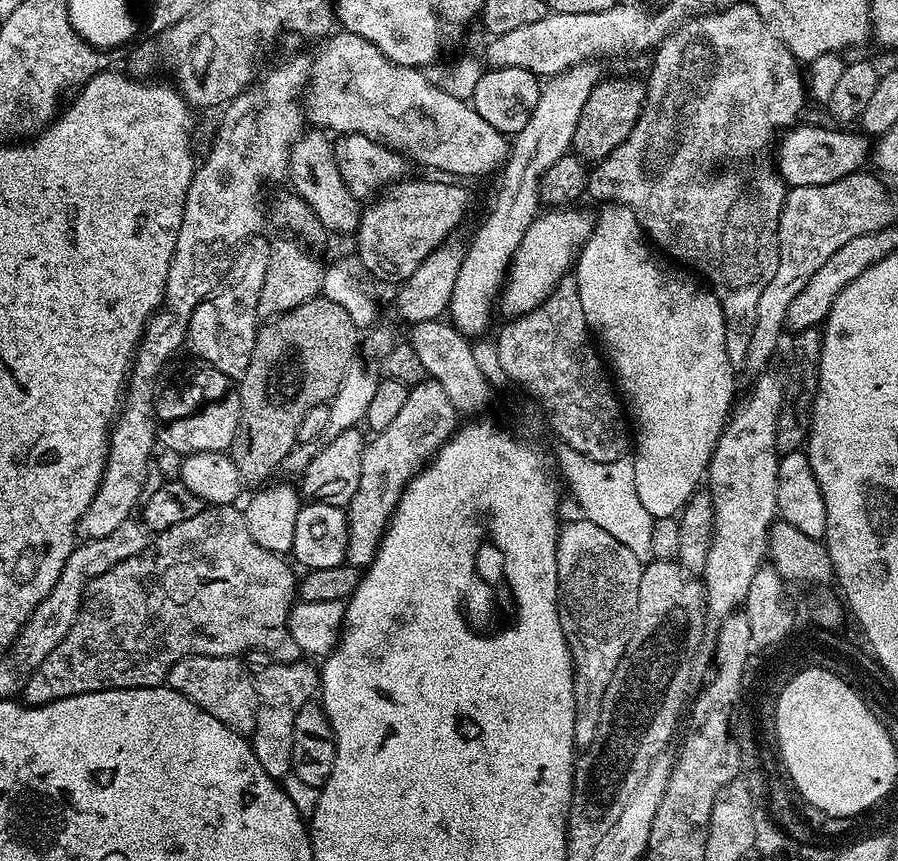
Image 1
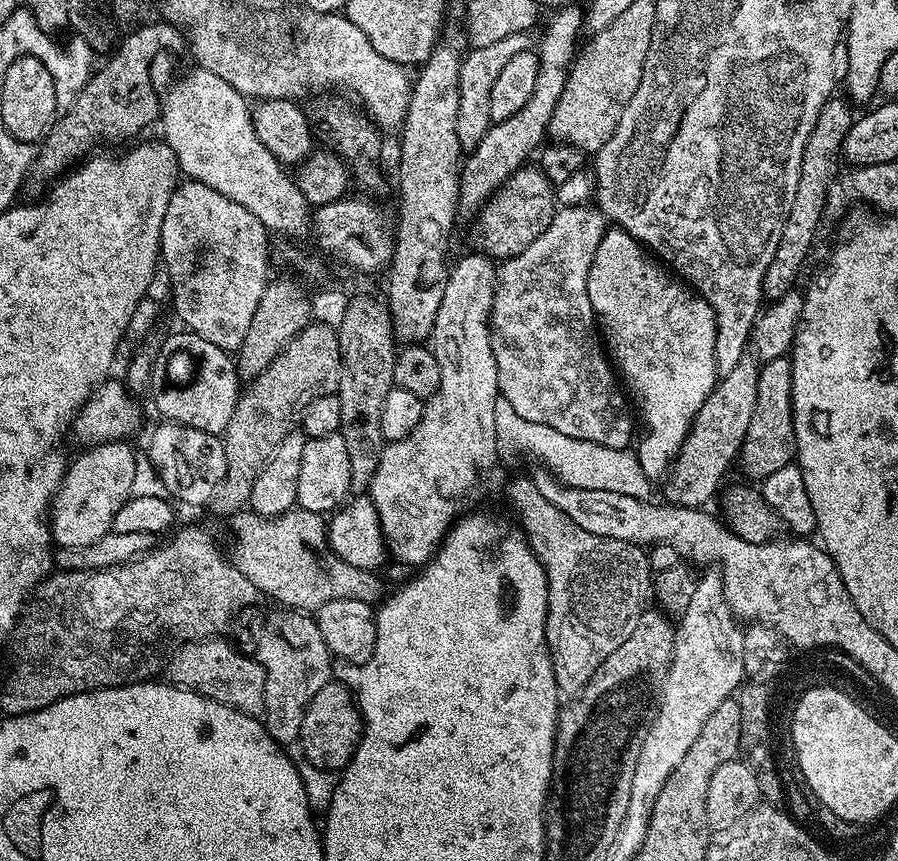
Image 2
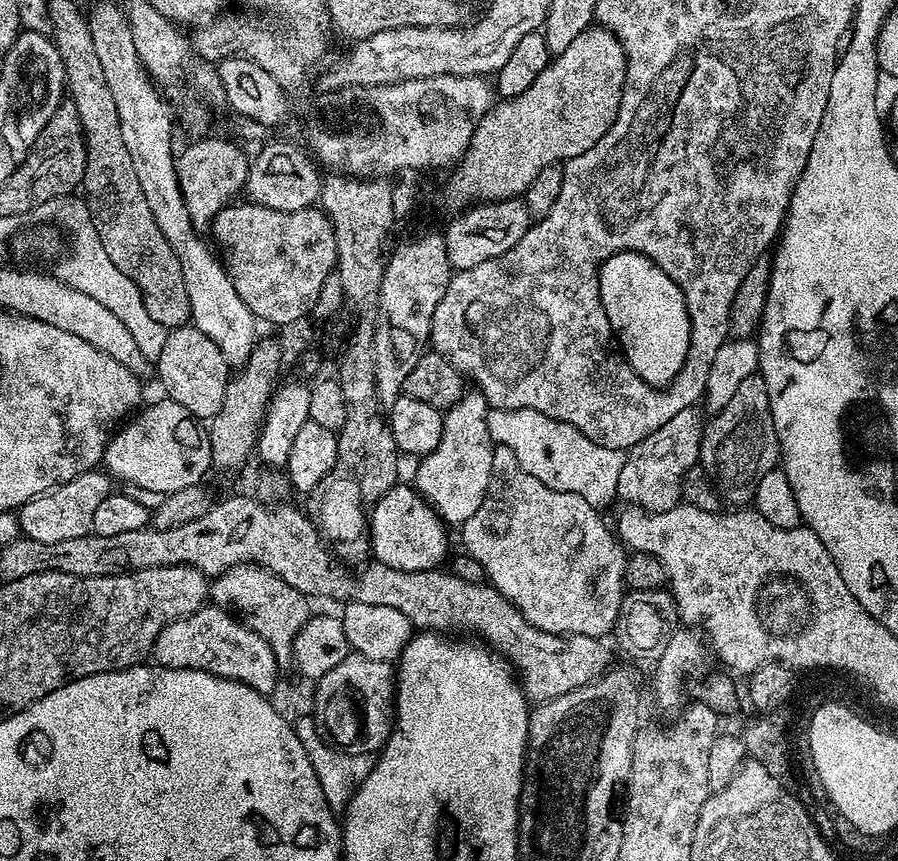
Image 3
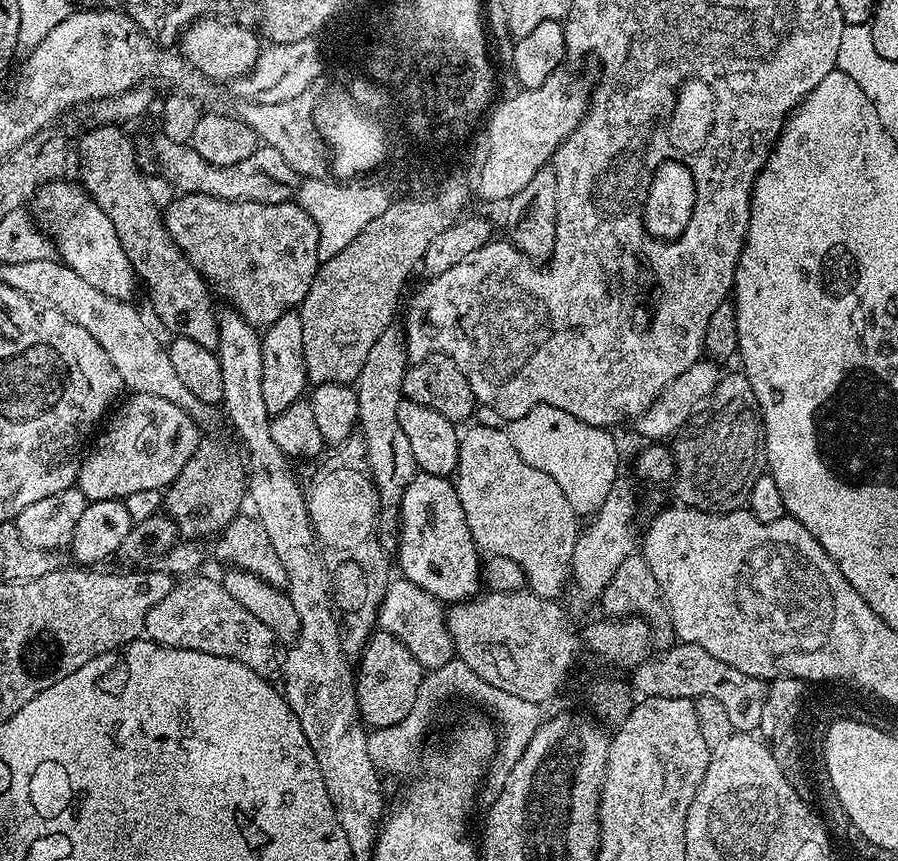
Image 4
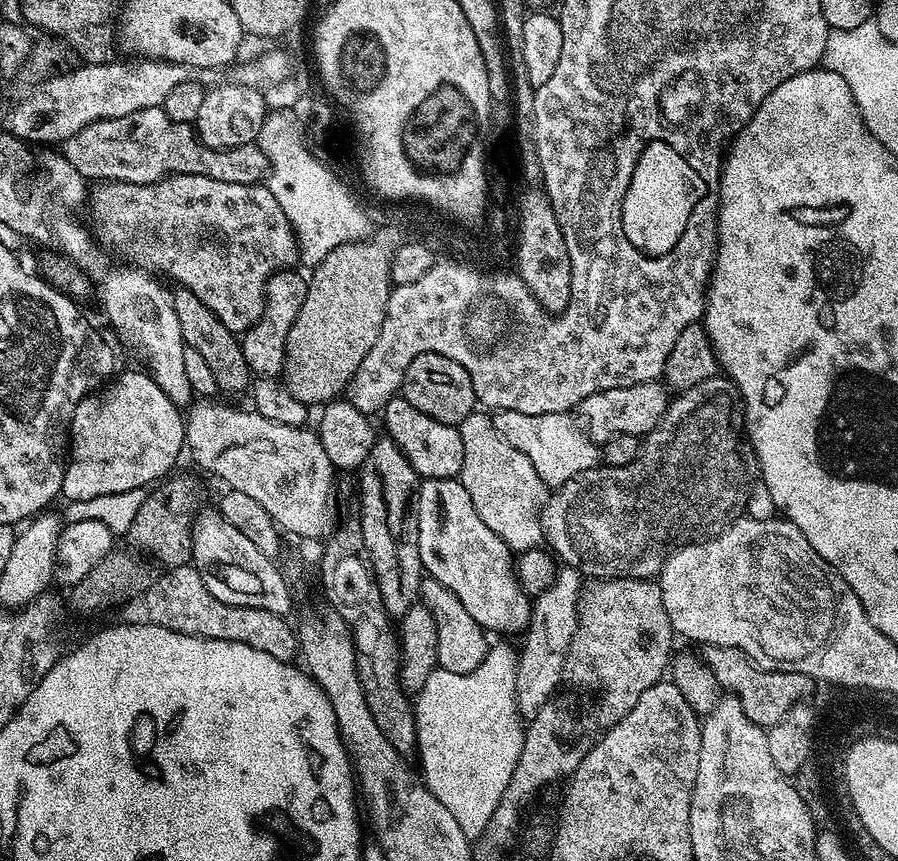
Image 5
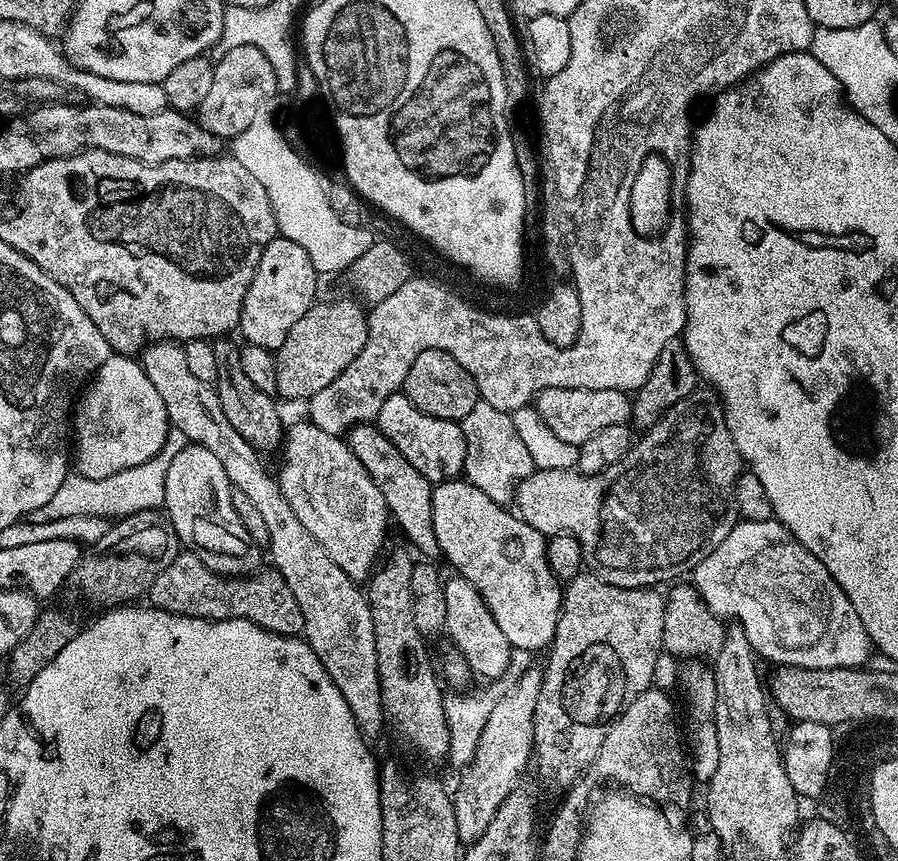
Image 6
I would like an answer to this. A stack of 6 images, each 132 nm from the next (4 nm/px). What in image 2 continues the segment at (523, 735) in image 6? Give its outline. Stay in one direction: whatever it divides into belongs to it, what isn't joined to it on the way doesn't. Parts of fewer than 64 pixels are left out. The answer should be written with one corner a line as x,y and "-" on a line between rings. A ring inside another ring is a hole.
745,354
742,358
738,358
738,366
734,366
734,370
730,370
730,374
717,379
714,390
706,398
706,402
702,402
702,410
698,410
688,437
682,442
680,452
676,455
675,460
671,461
666,473
666,479
663,481
663,484
665,483
663,499
667,503
674,504
677,508
703,509
707,505
704,503
716,491
718,491
717,493
721,491
720,483
723,482
728,467
731,464
733,467
734,461
739,457
740,447
744,444
744,438
750,426
750,418
754,418
761,367
761,361
757,360
755,356

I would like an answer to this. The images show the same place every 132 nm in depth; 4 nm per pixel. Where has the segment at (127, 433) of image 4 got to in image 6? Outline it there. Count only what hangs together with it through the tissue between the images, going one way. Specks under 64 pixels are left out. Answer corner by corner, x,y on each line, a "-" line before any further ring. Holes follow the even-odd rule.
111,353
85,385
74,408
72,426
74,470
77,475
84,476
88,480
108,478
120,470
130,469
131,466
149,461
154,454
160,452
170,431
166,406
163,405
158,390
146,376
143,365
135,357
125,353

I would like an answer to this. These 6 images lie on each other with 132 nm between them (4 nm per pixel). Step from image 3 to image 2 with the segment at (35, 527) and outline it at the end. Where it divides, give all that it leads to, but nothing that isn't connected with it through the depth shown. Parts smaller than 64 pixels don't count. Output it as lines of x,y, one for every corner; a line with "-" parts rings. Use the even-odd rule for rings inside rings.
113,440
107,444
91,445
77,460
69,463
58,490
52,496
50,505
50,531
53,545
62,548
74,546
90,546
98,542
107,532
112,531
114,514
122,510
122,506
130,499
134,486
134,462
138,455
137,449
131,448
131,443
122,440

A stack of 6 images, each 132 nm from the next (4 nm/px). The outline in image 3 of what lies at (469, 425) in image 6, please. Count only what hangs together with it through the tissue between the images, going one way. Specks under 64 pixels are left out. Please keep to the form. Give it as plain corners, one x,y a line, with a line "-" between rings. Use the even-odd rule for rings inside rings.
503,446
494,447
494,466
490,486
482,506
466,518
463,551
482,564
491,587
511,600
512,605
538,630
559,636
595,636
604,638
615,629
618,610
624,601
626,585
625,545
604,525
597,505
586,502
578,494
554,490
546,482
538,482
534,474
526,474
518,466
518,458

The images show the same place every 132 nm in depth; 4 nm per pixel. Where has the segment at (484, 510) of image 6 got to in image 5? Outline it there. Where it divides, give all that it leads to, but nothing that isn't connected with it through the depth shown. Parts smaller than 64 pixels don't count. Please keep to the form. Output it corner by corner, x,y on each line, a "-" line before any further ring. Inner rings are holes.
456,478
450,480
421,479
420,489
416,492
416,517
418,518
418,554
420,555
424,572
427,573
431,579
442,582
442,586
446,586
446,590
453,592
458,598
458,602
462,602
466,614
470,614
470,618
474,618
474,622
478,622
481,628
487,630
489,633
523,633
525,629
527,629
528,619
532,613
532,600
527,593
520,588
520,583
516,579
514,553
511,548
506,546
506,542
502,542
502,538
498,538
498,534
494,534
494,530
490,530
490,526
486,526
486,522
482,522
482,518
478,518
478,510
474,510
474,502
470,502
470,494
466,494
466,486
462,486
459,479

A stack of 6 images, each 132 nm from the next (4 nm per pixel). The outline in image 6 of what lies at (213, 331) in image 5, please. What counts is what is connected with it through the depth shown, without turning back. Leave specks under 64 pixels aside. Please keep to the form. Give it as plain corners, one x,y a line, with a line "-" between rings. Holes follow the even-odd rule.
220,338
212,344
214,362
218,366
214,387
218,402
222,402
222,414
226,414
226,422
230,422
230,426
234,426
234,430
238,430
238,434
242,434
242,438
246,438
246,442
250,442
257,452
267,454
275,448
277,451
286,435
286,424
280,421
277,401
269,393
258,390
258,386
254,386
254,382
250,382
243,372
240,349
241,345
235,344
232,338

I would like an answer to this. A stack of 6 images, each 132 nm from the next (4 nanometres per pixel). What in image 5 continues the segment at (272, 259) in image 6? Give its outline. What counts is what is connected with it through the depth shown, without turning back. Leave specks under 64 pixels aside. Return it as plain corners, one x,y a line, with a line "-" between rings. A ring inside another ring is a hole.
281,270
270,278
264,295
264,313
258,322
243,333
240,345
242,354
246,354
246,366
253,377
279,377
284,370
286,358
286,338
290,334
290,326
294,326
294,318
302,310
302,302
306,298
308,281
296,270

